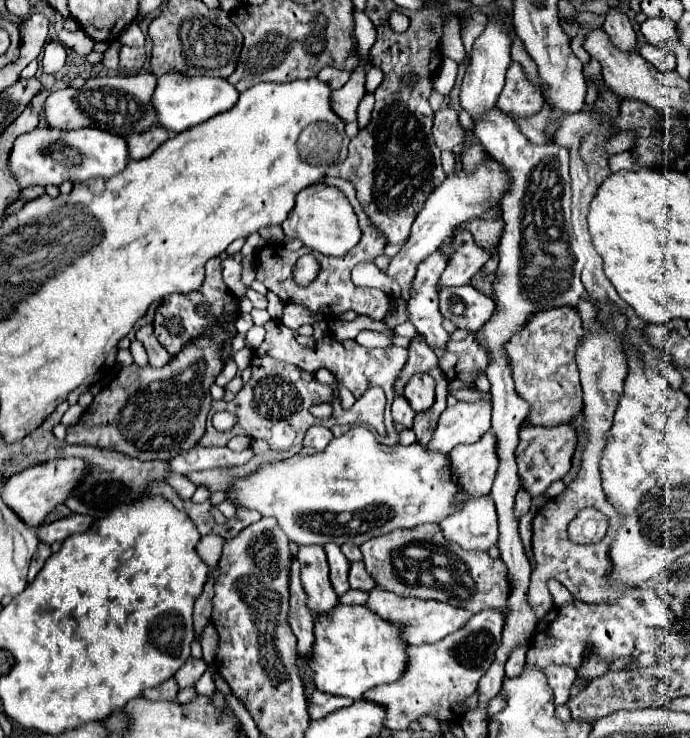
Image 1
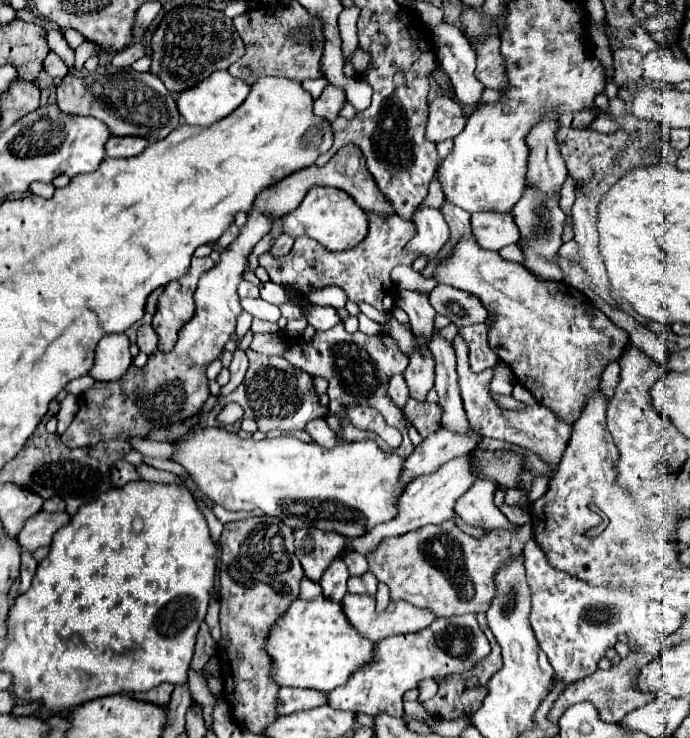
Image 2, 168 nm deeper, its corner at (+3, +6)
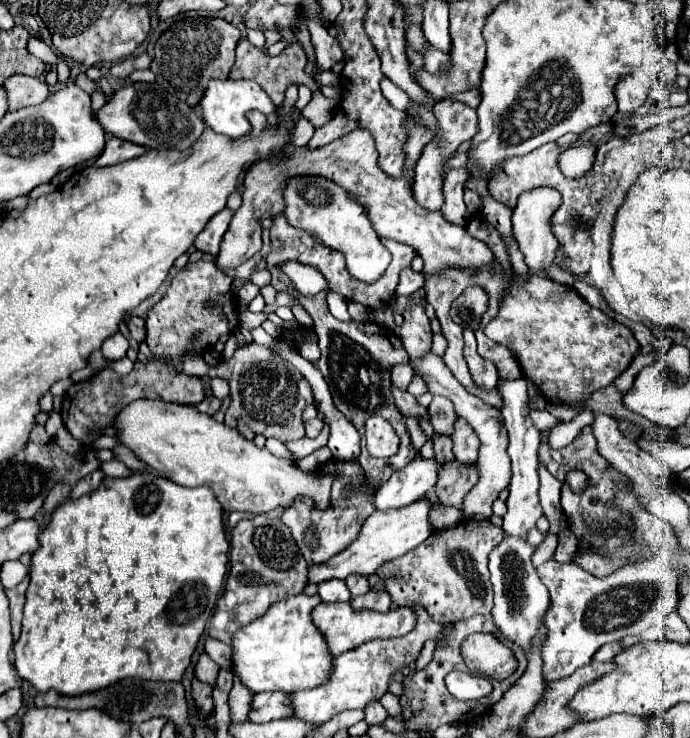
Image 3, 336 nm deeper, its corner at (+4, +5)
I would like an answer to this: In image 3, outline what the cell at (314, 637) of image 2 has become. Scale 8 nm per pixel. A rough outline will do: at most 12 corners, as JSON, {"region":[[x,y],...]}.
{"region":[[318,595],[274,603],[234,635],[254,693],[324,685],[332,655]]}

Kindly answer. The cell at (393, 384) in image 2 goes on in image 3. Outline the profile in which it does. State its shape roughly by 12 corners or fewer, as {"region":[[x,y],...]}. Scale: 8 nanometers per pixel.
{"region":[[412,365],[392,369],[392,385],[400,391],[408,389],[414,377]]}

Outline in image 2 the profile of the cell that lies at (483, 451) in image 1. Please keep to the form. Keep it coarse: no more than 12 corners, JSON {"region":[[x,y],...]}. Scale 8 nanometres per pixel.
{"region":[[473,458],[449,460],[437,474],[415,478],[397,496],[397,514],[345,552],[369,554],[403,536],[455,516],[453,506],[479,480]]}

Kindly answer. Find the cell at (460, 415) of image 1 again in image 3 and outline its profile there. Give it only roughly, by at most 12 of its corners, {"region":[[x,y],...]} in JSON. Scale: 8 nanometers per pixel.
{"region":[[416,457],[374,495],[376,509],[404,507],[438,481],[438,459]]}

